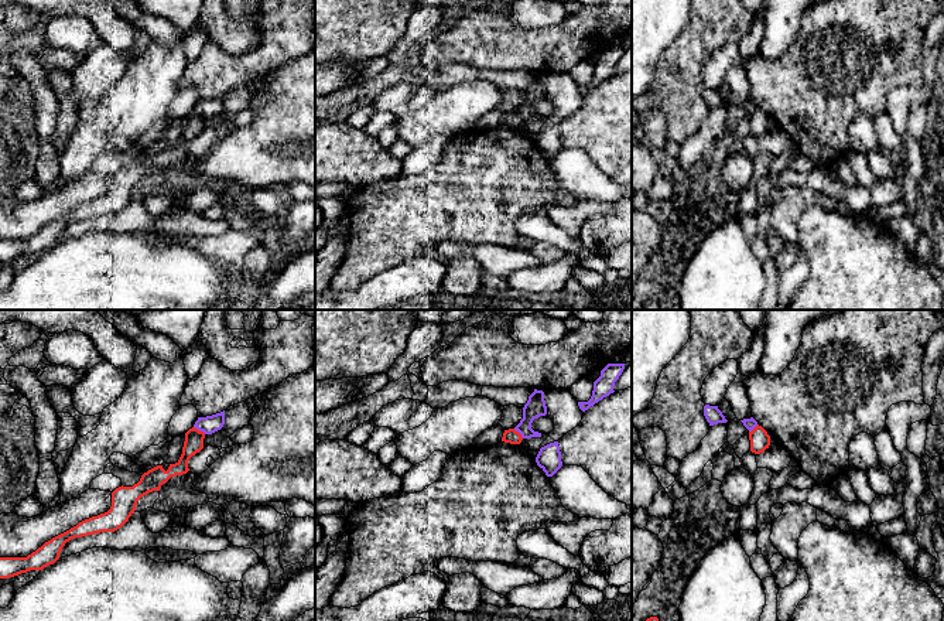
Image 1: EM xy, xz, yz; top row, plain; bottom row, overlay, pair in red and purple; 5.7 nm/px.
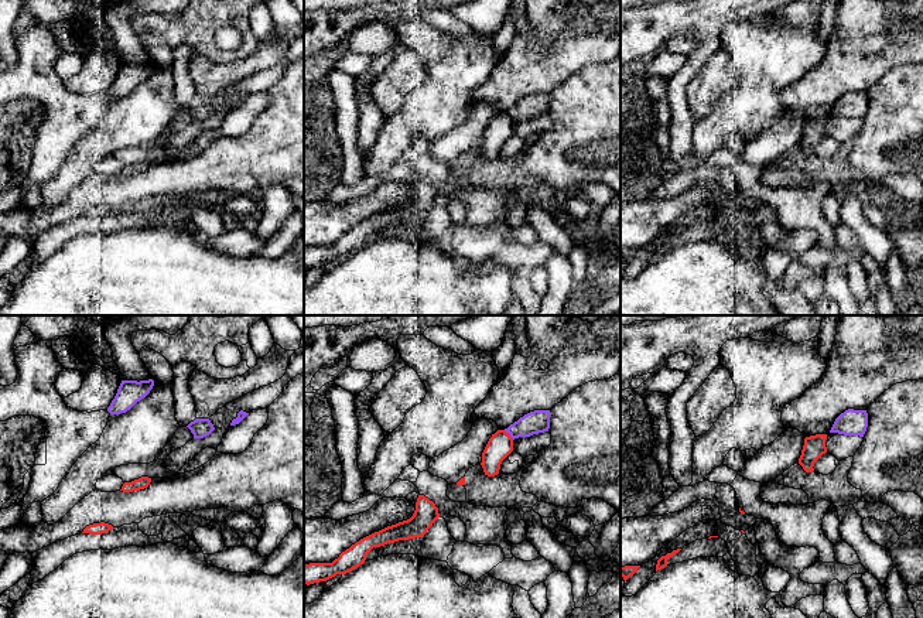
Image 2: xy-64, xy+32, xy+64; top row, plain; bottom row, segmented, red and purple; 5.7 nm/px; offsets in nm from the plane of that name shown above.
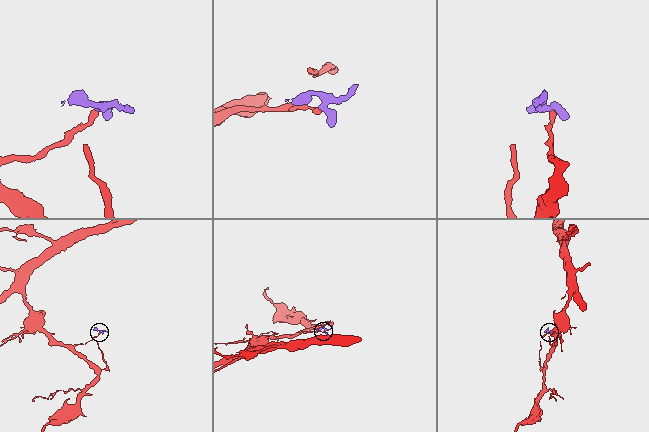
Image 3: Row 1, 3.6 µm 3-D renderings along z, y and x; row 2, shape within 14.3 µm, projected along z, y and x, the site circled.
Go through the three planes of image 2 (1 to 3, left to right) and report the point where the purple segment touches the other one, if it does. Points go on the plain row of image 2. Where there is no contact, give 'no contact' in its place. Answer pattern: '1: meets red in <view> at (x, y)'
1: no contact
2: meets red in xy+32 at (509, 118)
3: no contact

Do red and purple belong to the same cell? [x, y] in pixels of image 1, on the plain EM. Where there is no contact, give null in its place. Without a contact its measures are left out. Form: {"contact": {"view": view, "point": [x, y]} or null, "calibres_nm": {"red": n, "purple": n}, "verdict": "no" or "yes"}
{"contact": {"view": "xy", "point": [198, 113]}, "calibres_nm": {"red": 110, "purple": 100}, "verdict": "no"}

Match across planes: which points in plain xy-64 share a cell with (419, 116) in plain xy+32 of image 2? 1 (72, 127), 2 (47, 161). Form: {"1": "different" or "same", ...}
{"1": "different", "2": "different"}

